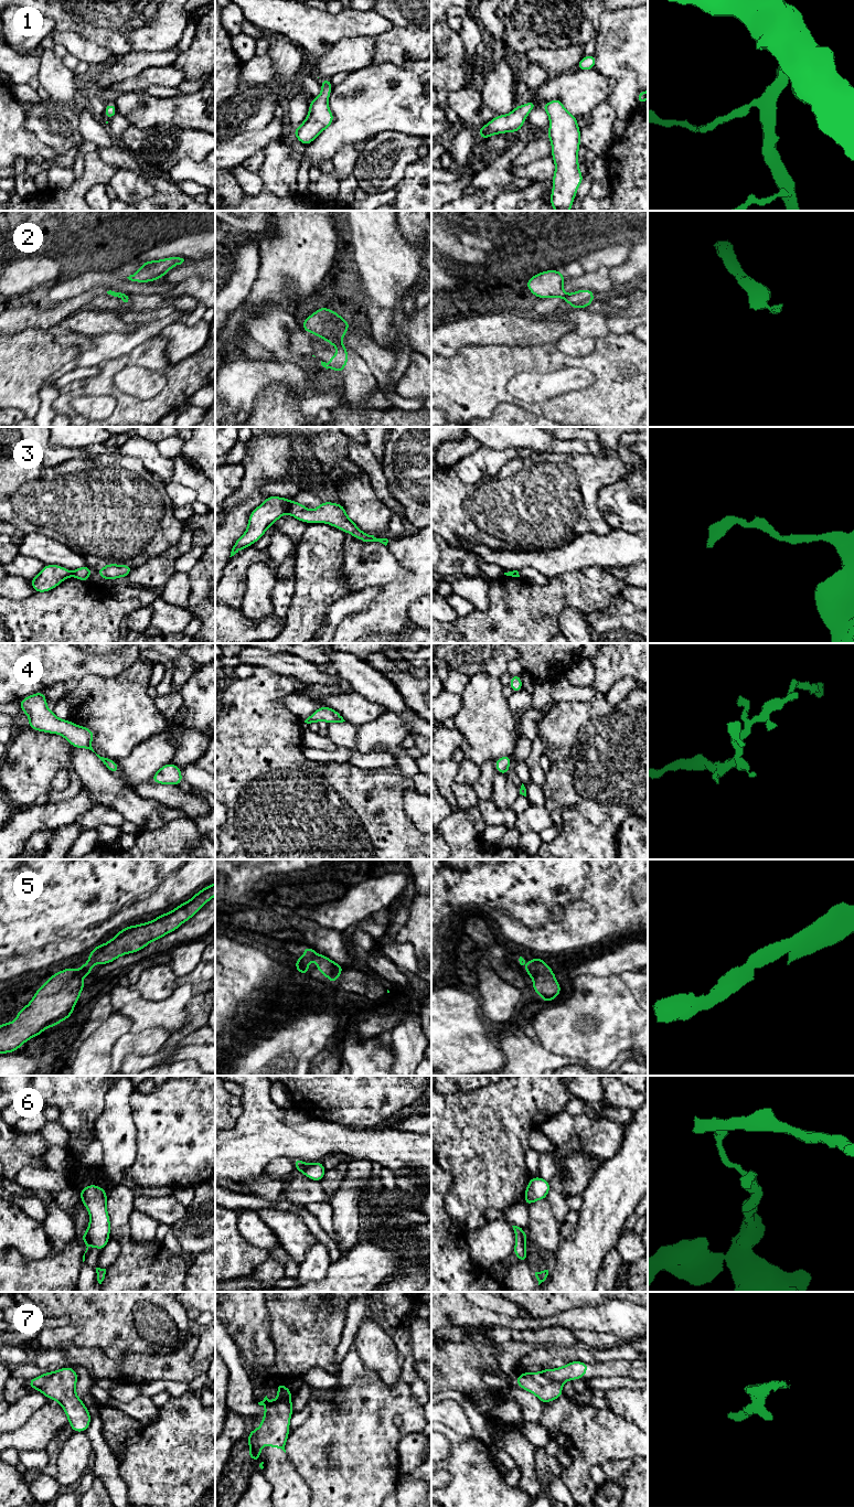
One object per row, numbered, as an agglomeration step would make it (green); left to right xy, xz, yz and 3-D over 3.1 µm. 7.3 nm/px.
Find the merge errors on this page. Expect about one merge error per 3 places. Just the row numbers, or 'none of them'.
2, 3, 6

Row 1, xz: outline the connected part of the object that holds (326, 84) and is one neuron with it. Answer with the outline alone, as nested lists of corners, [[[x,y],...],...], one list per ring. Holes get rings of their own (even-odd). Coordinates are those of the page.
[[[322,78],[322,90],[317,98],[311,99],[307,118],[298,128],[292,130],[293,135],[302,145],[308,146],[311,143],[333,122],[334,117],[328,105],[332,88],[333,85],[330,79]]]

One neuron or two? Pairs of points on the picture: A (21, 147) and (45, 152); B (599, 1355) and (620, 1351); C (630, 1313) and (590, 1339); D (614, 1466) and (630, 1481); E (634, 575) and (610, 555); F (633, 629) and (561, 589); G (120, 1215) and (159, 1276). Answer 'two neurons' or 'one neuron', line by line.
A: one neuron
B: one neuron
C: two neurons
D: two neurons
E: two neurons
F: two neurons
G: one neuron

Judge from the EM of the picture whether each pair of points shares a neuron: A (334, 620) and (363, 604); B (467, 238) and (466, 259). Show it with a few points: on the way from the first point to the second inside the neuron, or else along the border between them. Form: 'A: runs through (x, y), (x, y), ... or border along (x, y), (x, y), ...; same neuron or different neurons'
A: runs through (341, 612), (350, 604), (355, 604); same neuron
B: border along (458, 238), (465, 244), (481, 248), (487, 254); different neurons

